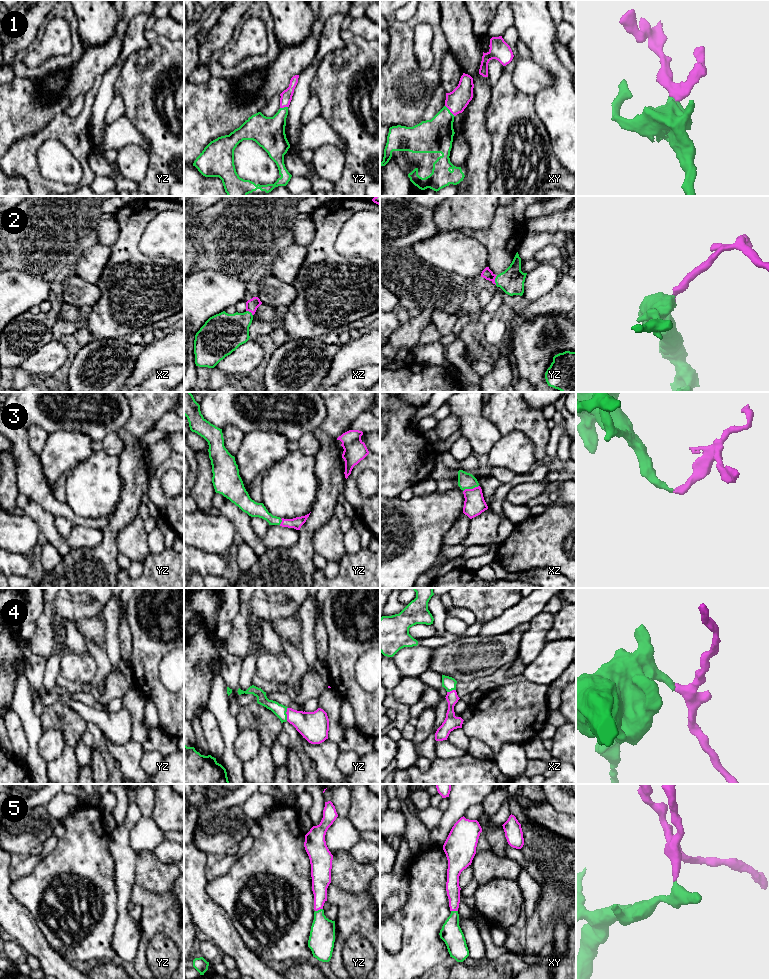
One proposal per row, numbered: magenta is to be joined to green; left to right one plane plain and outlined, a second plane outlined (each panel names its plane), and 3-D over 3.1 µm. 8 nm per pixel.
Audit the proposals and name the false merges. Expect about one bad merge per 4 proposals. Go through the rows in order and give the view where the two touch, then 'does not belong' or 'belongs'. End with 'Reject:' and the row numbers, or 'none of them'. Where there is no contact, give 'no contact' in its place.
1: xy | belongs
2: yz | belongs
3: xz | belongs
4: yz | belongs
5: yz | belongs
Reject: none of them

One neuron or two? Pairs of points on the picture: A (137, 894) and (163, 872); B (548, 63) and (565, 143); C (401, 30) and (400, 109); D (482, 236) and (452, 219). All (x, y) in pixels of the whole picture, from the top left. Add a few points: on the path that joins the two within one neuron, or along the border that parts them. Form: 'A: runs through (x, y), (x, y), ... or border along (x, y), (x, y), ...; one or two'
A: border along (135, 882), (151, 891), (167, 893); two
B: runs through (562, 83), (562, 109), (565, 112), (565, 123); one
C: runs through (401, 50), (400, 89); one
D: border along (492, 220), (491, 224), (485, 229), (462, 230); two

